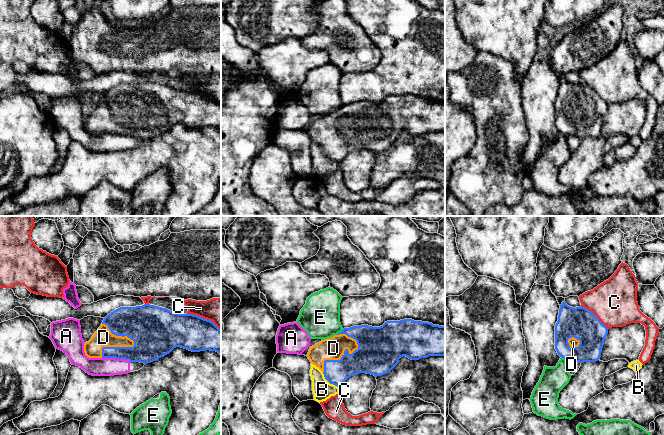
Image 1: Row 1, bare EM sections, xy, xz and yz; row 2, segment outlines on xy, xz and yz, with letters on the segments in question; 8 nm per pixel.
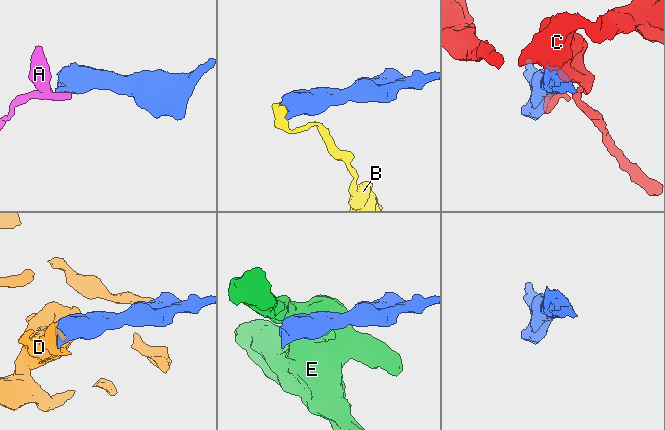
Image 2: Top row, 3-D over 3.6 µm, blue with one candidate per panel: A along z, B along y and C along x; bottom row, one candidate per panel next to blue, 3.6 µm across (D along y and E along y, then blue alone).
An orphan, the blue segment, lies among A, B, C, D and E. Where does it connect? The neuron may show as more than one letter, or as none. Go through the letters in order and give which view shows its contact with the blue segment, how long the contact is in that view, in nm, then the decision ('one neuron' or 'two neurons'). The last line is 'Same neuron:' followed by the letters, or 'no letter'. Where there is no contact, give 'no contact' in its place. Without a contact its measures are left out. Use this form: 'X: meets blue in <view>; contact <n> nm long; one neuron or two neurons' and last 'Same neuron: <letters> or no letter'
A: meets blue in xy; contact 240 nm long; two neurons
B: meets blue in xz; contact 180 nm long; two neurons
C: meets blue in xy; contact 300 nm long; two neurons
D: meets blue in xz; contact 380 nm long; one neuron
E: meets blue in xz; contact 80 nm long; two neurons
Same neuron: D

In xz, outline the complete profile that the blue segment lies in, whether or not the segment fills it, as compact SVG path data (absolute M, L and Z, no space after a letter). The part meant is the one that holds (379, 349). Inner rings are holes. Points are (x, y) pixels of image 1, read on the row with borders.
M412 319L387 321L380 327L353 326L310 347L307 354L310 362L323 372L325 379L337 387L359 373L375 377L387 374L403 356L411 360L445 356L445 326Z

